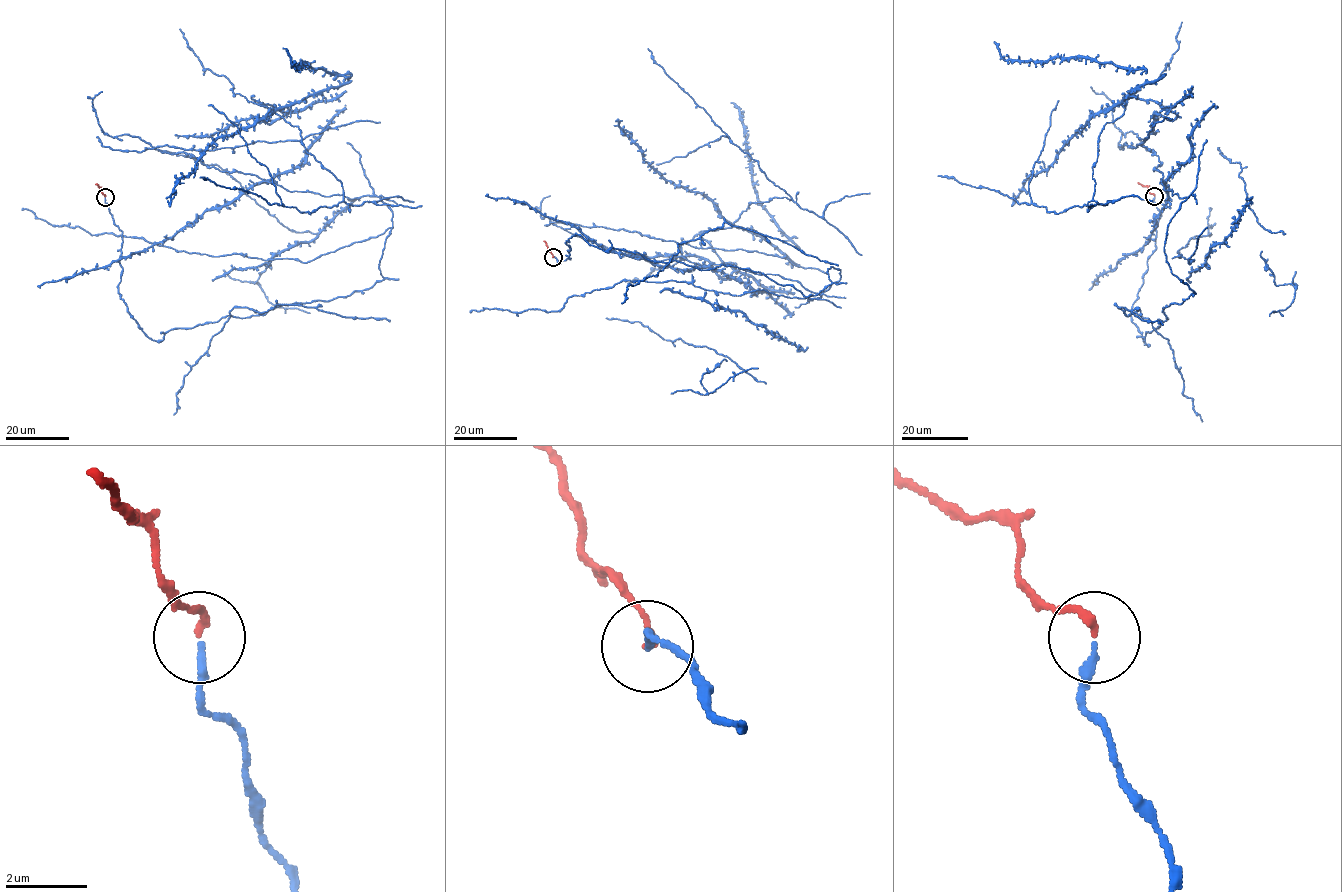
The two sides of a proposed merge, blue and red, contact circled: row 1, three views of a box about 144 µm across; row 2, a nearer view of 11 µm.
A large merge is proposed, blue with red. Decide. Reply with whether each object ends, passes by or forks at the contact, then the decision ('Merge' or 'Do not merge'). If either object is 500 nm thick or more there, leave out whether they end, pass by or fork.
At the ring blue ends. At the ring red ends. Merge

